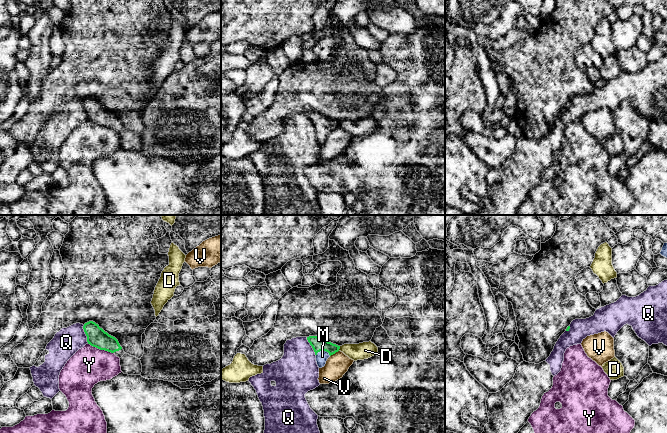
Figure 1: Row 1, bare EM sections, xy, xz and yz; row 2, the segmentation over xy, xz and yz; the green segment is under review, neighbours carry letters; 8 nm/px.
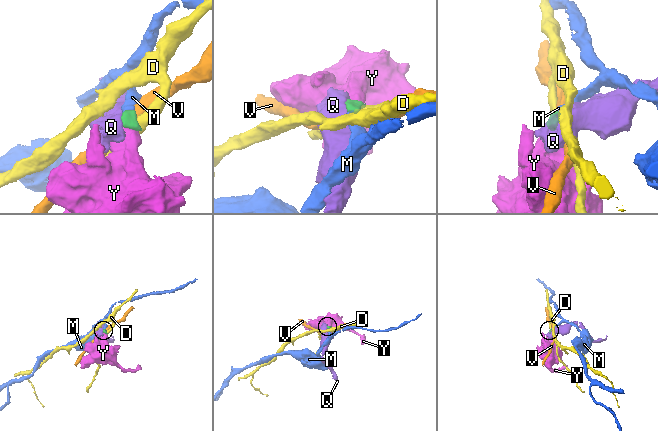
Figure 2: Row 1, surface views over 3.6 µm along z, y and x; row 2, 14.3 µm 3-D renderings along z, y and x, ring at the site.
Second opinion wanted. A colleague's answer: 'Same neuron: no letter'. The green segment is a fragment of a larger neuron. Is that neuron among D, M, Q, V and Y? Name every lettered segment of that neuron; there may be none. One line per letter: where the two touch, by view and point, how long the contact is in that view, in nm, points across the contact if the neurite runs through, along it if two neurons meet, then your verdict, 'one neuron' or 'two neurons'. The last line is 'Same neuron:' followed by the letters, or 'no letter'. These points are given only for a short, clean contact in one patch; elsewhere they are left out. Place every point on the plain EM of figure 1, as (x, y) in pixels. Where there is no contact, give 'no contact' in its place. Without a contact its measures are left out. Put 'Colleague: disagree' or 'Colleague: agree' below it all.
D: contact xz (339, 124); length 40 nm; border xz (340, 122), (338, 126); two neurons
M: contact xz (323, 126); length 120 nm; way xz (318, 120), (323, 126), (322, 132); one neuron
Q: contact xy (85, 109); length 160 nm; border xy (83, 101), (83, 107), (88, 119); two neurons
V: contact xz (334, 129); length 90 nm; border xz (338, 126), (330, 132); two neurons
Y: contact xy (101, 125); length 220 nm; border xy (88, 119), (113, 129); two neurons
Same neuron: M
Colleague: disagree

